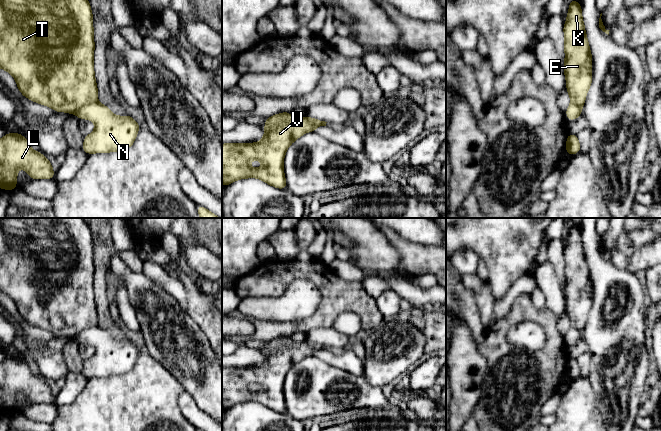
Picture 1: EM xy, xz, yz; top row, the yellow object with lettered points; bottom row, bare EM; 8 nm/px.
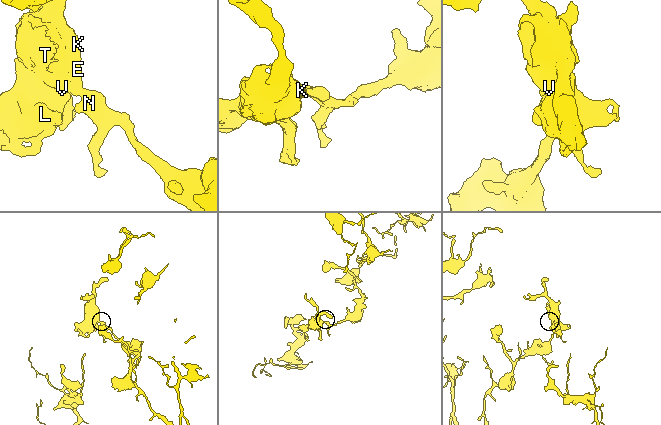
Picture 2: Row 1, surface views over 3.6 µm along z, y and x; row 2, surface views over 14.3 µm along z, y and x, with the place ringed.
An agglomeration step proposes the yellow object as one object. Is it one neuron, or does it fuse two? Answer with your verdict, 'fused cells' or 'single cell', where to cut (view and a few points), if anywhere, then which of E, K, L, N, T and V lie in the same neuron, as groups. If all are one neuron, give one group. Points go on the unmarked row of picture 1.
fused cells | xy (96, 325), (83, 329), (74, 337) | E K L T V / N

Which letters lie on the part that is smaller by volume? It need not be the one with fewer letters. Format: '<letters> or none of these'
E, K, L, T, V

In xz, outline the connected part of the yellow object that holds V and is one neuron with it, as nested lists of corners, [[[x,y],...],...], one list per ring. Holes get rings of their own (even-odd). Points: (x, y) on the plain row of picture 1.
[[[283,336],[266,342],[263,351],[265,357],[260,366],[222,368],[222,409],[229,409],[239,403],[258,402],[275,412],[286,413],[287,407],[283,392],[285,377],[296,363],[306,356],[314,356],[317,351],[307,341],[294,342],[290,336]],[[251,384],[259,384],[264,387],[264,390],[252,393],[249,390]]]

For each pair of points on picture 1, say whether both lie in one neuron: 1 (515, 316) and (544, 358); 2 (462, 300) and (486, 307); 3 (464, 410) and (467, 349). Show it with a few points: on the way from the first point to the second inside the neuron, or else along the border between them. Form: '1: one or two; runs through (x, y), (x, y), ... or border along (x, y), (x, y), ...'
1: one; runs through (531, 315), (539, 318), (551, 330), (551, 342)
2: two; border along (463, 284), (474, 295), (479, 320), (483, 326)
3: one; runs through (464, 395), (465, 364)

